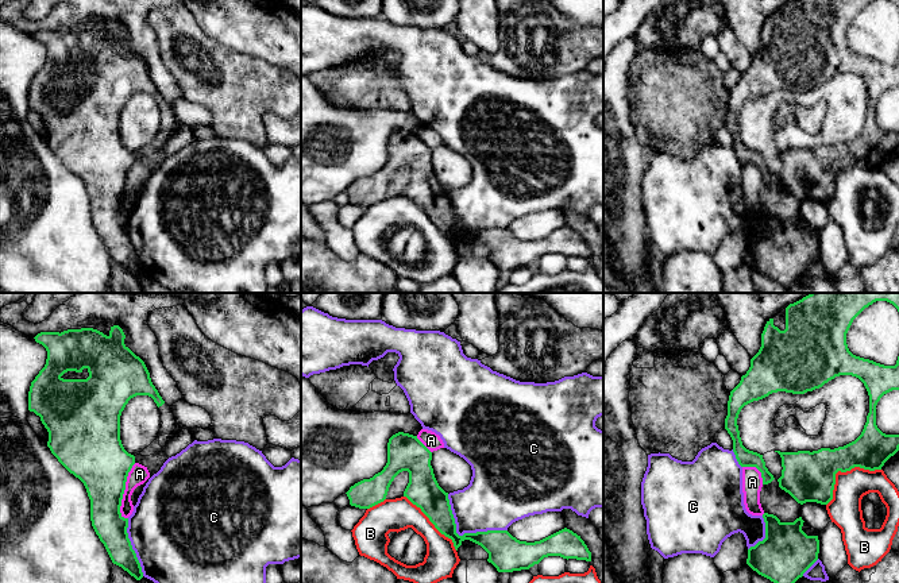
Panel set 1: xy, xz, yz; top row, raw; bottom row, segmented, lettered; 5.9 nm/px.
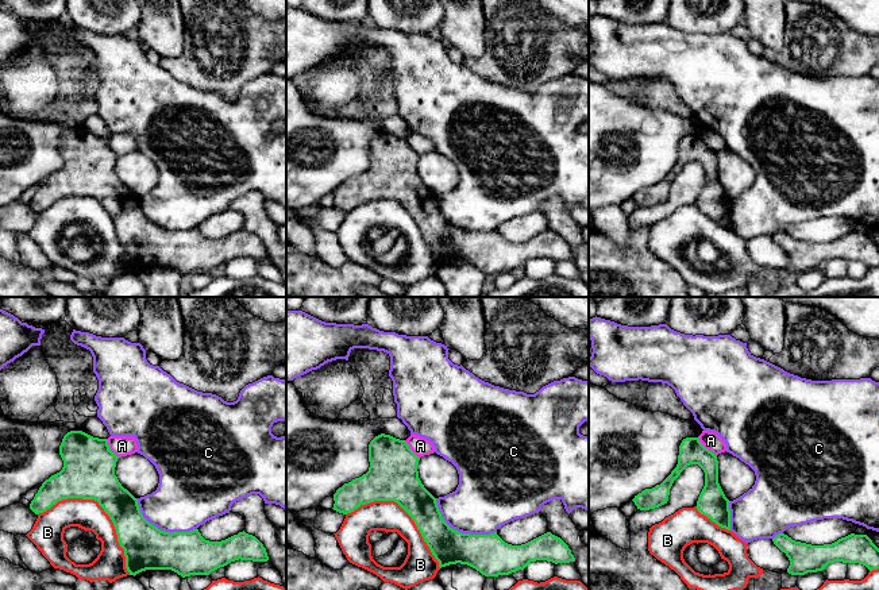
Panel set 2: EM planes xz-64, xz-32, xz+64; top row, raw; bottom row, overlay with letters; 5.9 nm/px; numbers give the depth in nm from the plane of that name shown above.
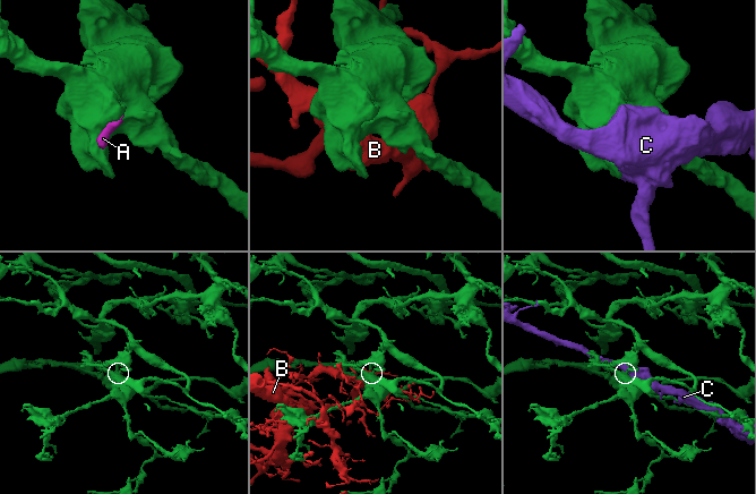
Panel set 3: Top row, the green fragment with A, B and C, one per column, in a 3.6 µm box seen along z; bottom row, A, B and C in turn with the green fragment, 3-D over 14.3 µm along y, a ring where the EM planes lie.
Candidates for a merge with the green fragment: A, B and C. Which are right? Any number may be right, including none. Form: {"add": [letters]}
{"add": []}

